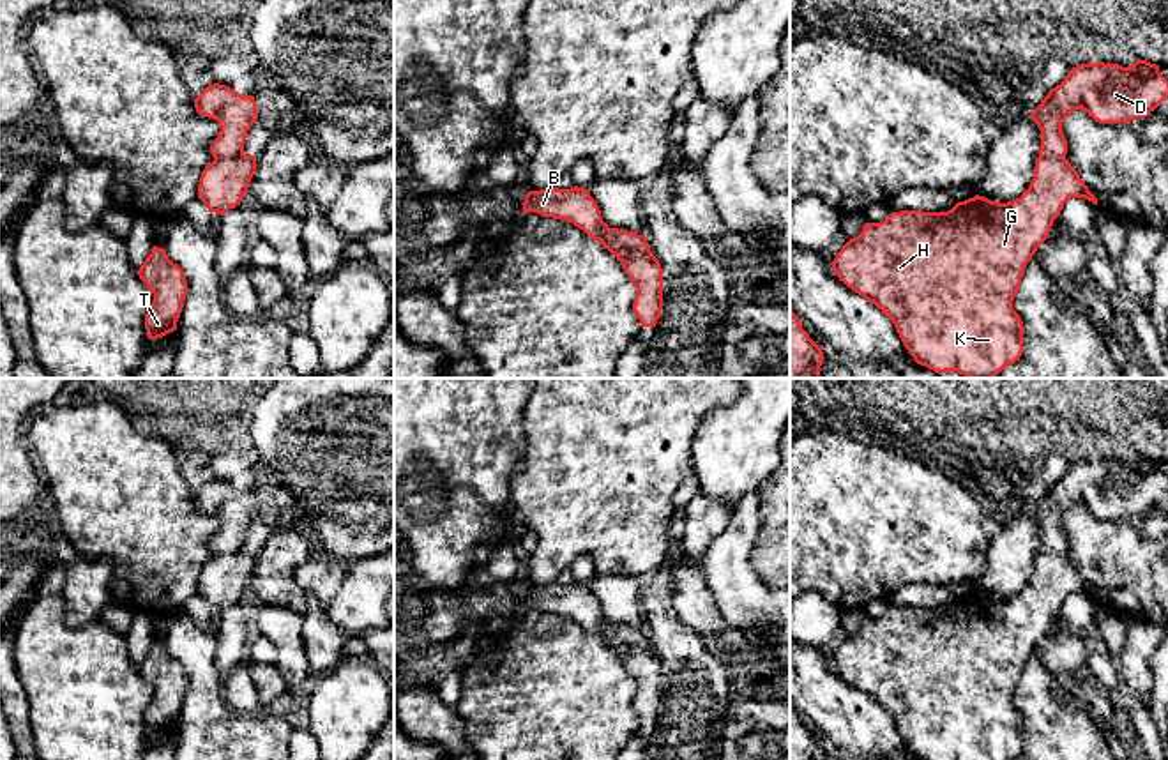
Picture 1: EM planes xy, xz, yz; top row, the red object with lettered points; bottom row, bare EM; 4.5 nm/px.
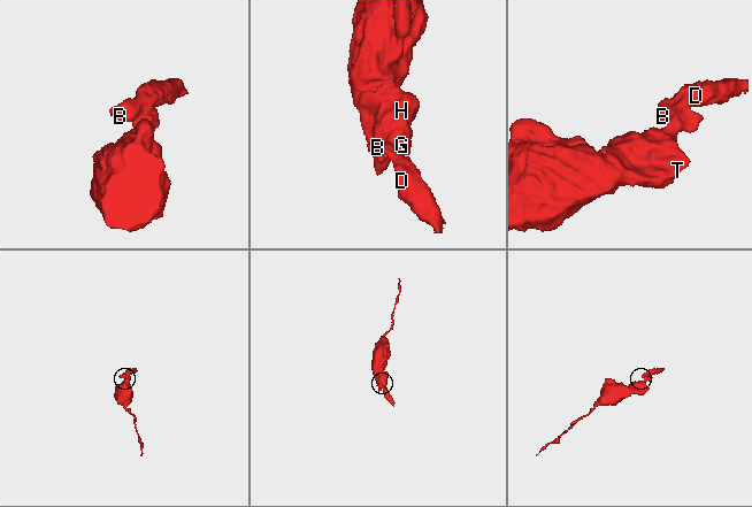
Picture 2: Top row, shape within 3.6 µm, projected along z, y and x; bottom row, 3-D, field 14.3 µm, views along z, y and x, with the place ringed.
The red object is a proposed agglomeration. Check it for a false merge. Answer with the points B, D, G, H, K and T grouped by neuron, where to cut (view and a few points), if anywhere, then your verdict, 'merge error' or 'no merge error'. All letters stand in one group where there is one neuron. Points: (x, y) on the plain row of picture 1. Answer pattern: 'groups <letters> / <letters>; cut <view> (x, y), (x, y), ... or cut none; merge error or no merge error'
groups B D / G H K T; cut xy (242, 548), (214, 555); merge error

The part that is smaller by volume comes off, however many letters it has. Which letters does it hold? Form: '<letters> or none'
B, D

